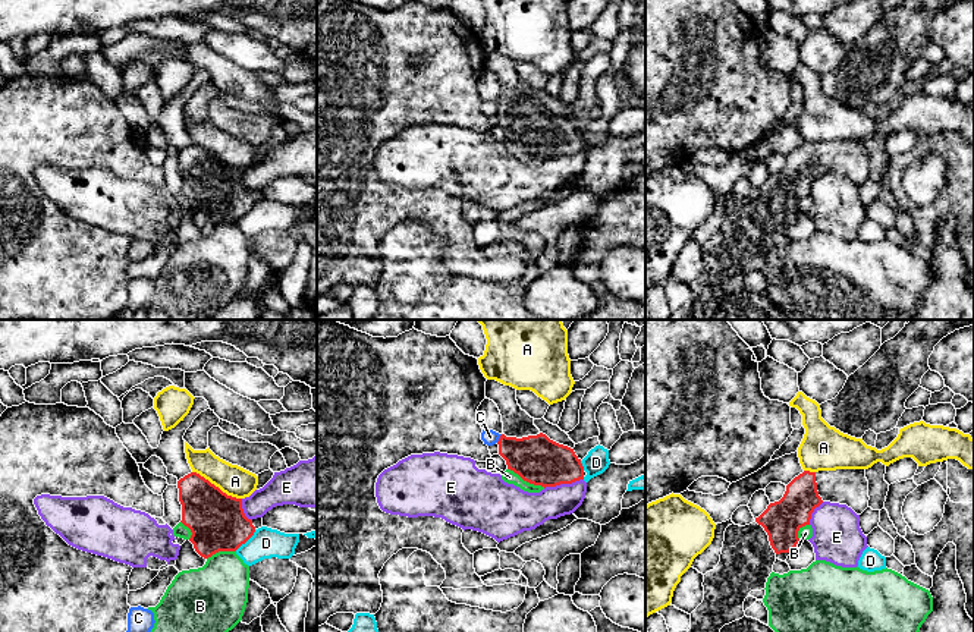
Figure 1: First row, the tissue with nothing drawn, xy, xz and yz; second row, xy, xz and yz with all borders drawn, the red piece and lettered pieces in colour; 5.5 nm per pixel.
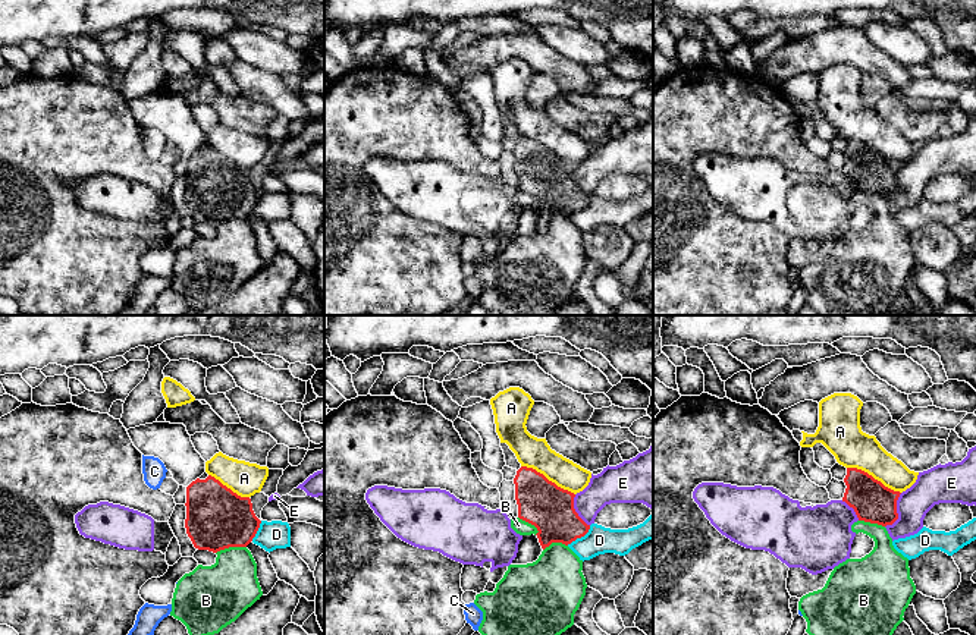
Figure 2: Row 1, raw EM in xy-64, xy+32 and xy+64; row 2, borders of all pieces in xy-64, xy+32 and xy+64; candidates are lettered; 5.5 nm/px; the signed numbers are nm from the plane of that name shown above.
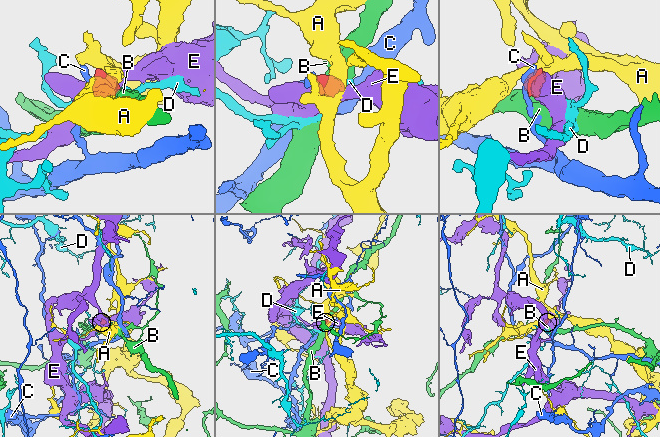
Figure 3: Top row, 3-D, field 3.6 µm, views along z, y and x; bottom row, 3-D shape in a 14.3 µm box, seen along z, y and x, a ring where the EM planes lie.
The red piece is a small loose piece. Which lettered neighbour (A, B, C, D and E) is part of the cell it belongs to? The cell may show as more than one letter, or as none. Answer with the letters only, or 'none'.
none

